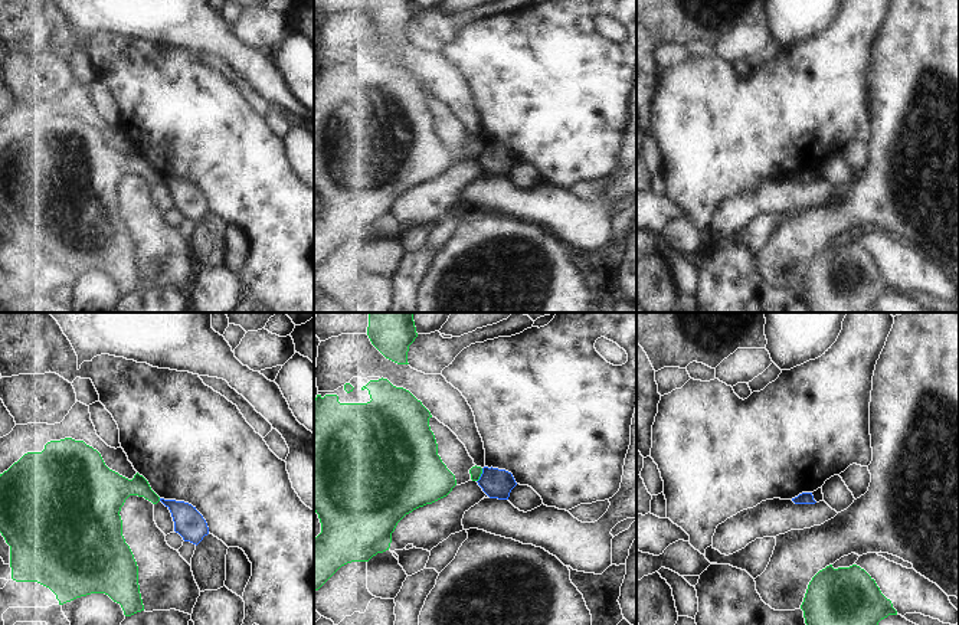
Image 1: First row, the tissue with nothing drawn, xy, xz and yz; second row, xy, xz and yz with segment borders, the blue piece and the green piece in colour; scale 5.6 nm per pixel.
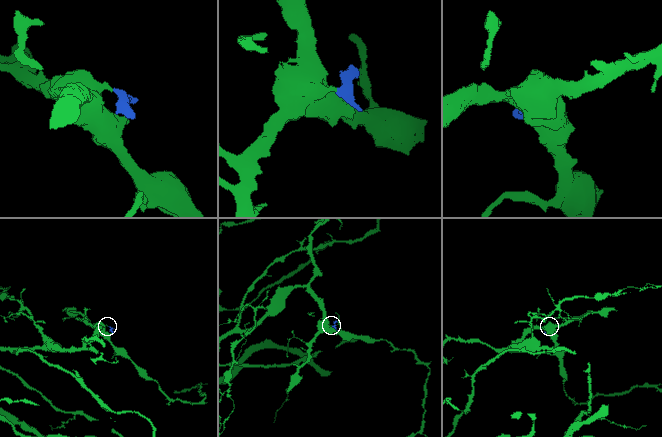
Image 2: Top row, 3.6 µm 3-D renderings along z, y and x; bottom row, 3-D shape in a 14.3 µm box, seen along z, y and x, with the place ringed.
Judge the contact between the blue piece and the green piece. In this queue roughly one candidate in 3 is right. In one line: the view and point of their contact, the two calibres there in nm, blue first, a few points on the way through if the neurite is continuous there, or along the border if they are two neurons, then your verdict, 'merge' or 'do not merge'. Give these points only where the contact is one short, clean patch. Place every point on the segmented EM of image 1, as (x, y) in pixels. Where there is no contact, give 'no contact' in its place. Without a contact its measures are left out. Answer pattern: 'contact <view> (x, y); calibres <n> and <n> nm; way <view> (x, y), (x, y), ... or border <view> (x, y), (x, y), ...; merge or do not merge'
contact xz (481, 475); calibres 160 and 70 nm; border xz (483, 468), (477, 481); do not merge

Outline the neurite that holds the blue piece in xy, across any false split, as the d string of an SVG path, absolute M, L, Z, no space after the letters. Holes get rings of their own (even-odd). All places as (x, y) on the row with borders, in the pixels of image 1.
M164 500L160 501L170 510L174 531L179 533L184 541L199 544L204 536L209 534L209 527L203 516L189 503Z

